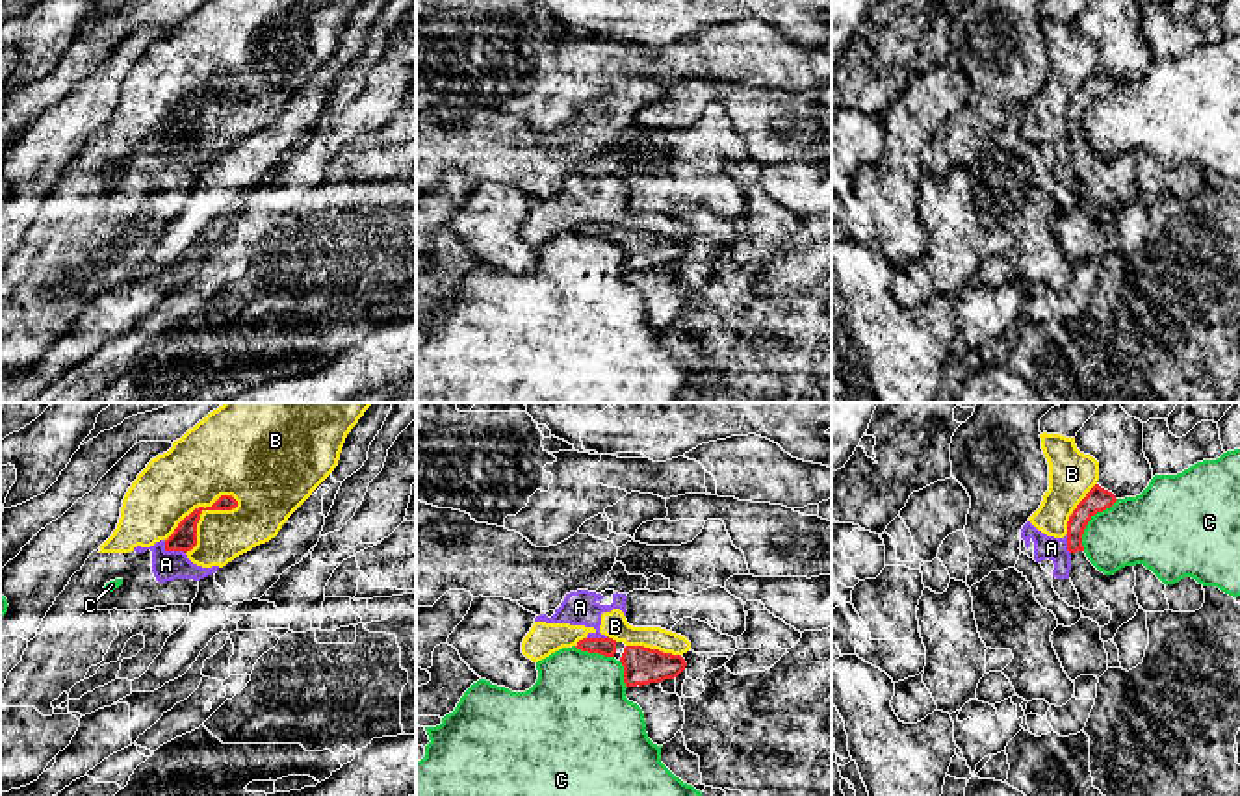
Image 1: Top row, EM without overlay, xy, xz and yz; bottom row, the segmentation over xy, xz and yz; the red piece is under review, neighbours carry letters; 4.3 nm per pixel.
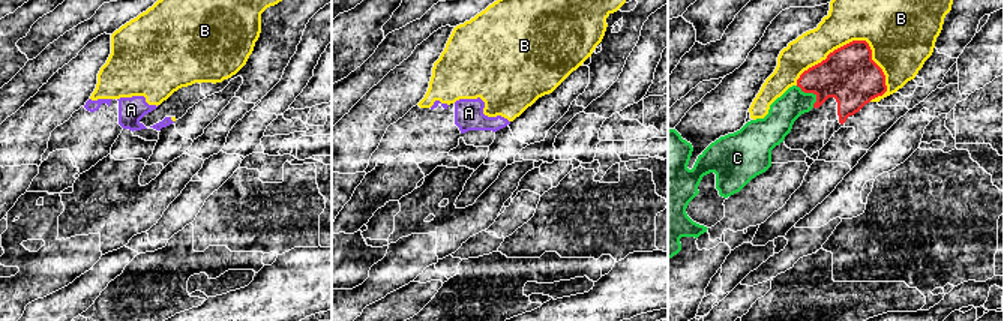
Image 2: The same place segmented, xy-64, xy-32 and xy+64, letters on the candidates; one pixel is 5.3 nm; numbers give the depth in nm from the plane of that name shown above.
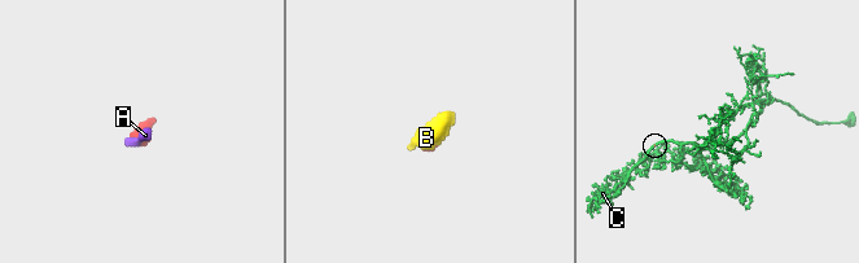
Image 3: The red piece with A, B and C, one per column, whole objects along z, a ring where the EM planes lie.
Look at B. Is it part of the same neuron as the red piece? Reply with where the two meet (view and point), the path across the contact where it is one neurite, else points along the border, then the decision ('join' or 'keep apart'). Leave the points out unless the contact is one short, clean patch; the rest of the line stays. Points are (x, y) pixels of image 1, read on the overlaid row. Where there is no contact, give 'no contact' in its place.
contact xy (201, 507); keep apart

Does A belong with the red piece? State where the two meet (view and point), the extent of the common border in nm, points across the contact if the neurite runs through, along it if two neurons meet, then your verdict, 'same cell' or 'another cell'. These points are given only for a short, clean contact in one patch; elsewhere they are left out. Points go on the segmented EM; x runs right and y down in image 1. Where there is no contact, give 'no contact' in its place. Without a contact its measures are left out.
contact xy (171, 550); length 110 nm; another cell

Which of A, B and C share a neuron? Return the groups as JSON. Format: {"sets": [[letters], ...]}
{"sets": [["A", "B"], ["C"]]}

